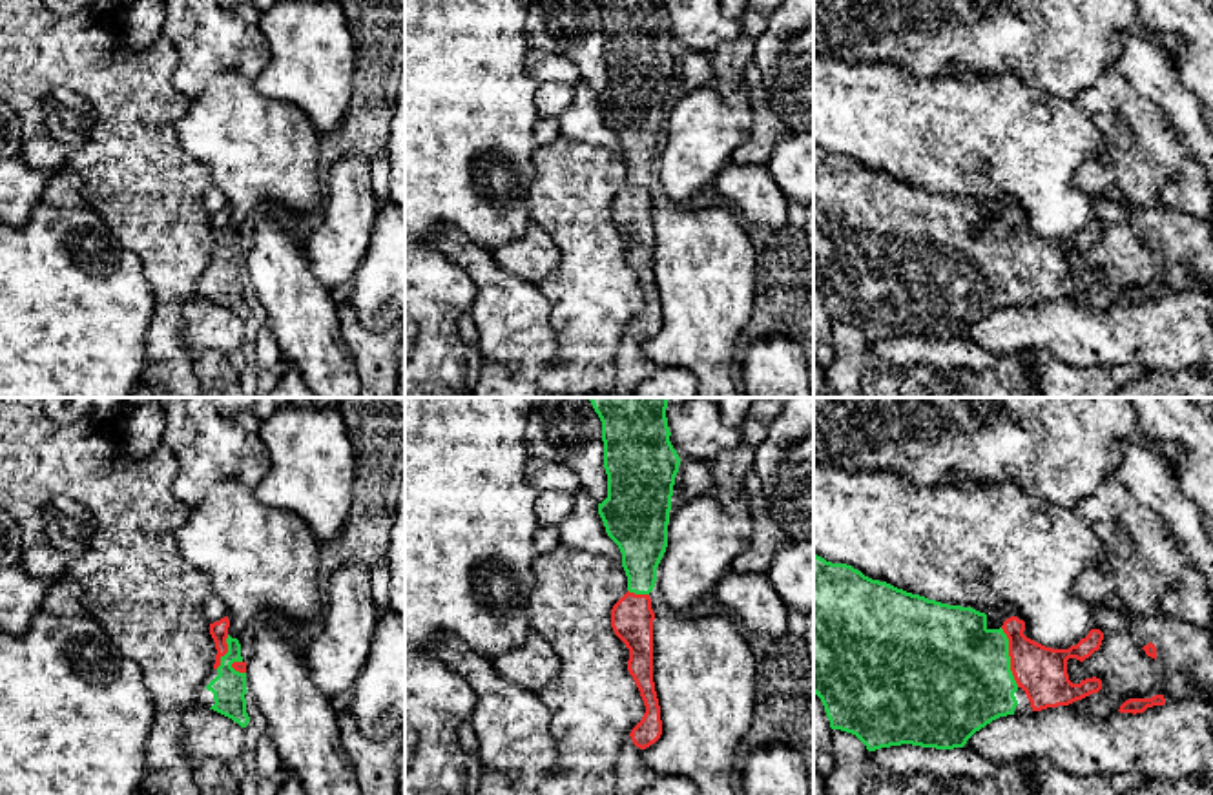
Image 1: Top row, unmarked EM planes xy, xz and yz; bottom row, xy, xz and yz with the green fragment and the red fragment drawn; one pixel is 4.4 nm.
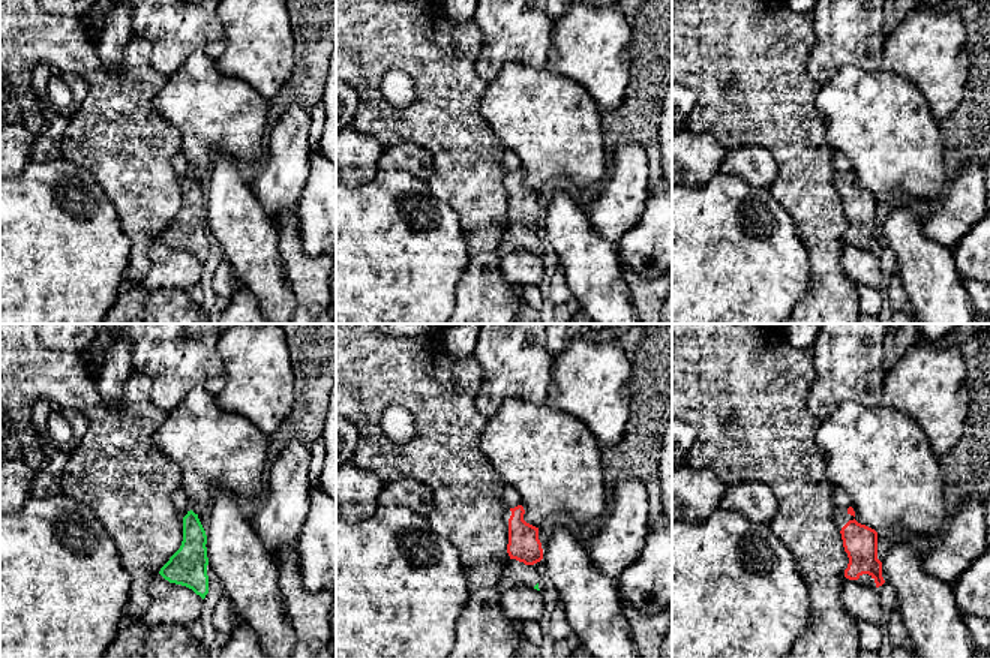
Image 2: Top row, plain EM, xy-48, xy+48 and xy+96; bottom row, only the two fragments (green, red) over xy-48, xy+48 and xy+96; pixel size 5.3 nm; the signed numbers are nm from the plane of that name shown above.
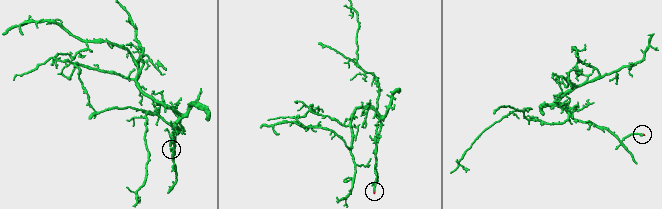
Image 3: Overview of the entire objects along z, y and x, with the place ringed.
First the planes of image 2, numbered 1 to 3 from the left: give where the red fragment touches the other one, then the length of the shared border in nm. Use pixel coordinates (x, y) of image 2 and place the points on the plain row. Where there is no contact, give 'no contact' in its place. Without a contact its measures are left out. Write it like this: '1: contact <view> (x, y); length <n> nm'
1: no contact
2: no contact
3: no contact

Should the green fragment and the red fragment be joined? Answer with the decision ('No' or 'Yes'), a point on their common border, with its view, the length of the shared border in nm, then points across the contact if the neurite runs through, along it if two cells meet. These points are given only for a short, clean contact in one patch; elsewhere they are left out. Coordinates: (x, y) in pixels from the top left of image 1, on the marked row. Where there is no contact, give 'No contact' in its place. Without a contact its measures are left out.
Yes. Touches green at yz (1007, 651). Shared border 220 nm. Path across: yz (956, 675), (971, 664), (1007, 651), (1024, 657), (1040, 671)

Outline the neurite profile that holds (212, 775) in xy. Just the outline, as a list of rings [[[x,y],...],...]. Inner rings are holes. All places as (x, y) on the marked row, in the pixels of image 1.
[[[208,759],[197,764],[193,779],[201,795],[241,795],[239,782],[232,777],[228,766],[219,759]]]

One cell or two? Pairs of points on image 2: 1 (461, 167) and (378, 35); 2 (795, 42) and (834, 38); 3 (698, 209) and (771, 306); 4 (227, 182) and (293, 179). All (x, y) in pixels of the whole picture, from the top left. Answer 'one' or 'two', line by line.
1: one
2: two
3: one
4: two

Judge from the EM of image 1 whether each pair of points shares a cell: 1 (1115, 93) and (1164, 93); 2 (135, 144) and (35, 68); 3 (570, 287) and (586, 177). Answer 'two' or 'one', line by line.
1: two
2: one
3: one

